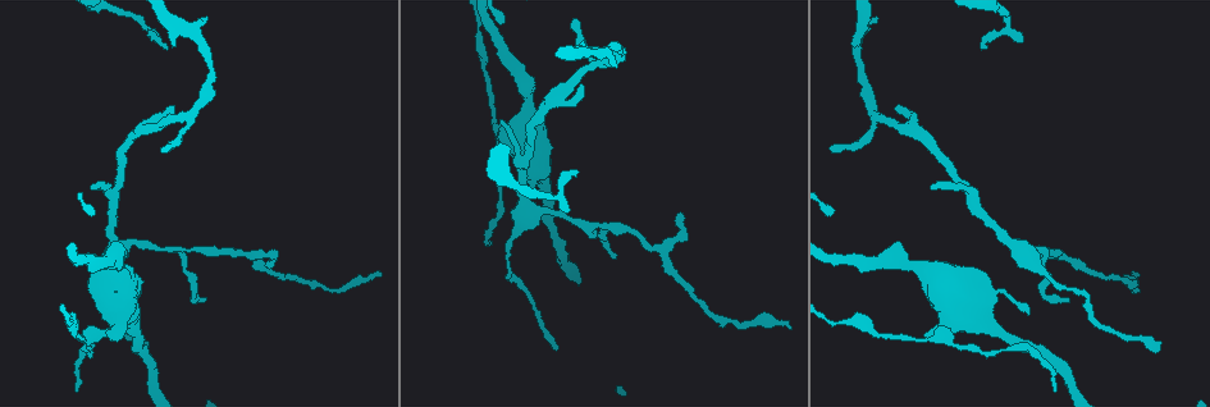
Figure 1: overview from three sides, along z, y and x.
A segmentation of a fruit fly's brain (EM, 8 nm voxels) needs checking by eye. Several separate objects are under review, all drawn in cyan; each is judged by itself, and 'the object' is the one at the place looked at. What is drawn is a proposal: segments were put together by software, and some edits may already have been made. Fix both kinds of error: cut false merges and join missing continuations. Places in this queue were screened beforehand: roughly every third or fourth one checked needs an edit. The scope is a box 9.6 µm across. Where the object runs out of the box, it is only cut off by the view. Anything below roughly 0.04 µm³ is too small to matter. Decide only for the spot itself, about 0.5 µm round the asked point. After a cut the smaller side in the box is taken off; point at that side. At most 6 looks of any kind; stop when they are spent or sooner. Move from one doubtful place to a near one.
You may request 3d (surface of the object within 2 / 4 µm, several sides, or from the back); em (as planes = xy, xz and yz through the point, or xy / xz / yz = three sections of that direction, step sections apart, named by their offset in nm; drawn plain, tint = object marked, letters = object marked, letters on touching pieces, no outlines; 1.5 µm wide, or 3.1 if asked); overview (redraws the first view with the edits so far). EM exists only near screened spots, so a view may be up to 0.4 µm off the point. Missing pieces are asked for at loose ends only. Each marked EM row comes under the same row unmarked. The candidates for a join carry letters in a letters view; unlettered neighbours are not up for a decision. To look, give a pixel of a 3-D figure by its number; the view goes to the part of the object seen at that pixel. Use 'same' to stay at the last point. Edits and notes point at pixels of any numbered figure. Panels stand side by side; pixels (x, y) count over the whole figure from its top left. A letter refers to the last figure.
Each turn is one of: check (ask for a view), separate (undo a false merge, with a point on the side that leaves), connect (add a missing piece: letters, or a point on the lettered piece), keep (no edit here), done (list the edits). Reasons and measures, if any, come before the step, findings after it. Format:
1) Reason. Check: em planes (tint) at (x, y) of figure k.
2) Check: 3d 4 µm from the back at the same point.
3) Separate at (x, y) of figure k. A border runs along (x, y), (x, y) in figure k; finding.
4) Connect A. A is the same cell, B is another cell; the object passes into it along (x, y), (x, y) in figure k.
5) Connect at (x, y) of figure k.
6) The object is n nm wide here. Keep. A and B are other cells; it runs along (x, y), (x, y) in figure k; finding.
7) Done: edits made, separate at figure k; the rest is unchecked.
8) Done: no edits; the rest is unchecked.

Tapers out. Check: 3d 2 µm at (272, 261) of figure 1.

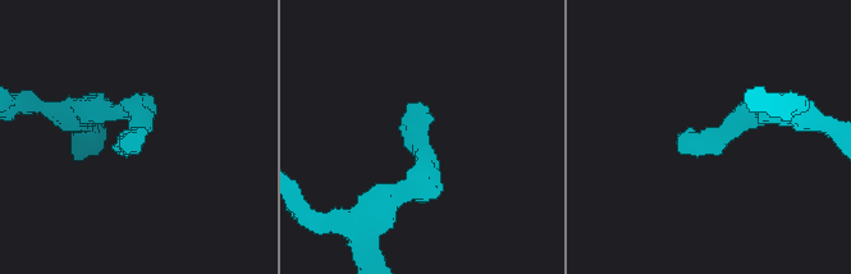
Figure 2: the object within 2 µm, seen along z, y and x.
Check: em planes (tint) at (680, 133) of figure 2.

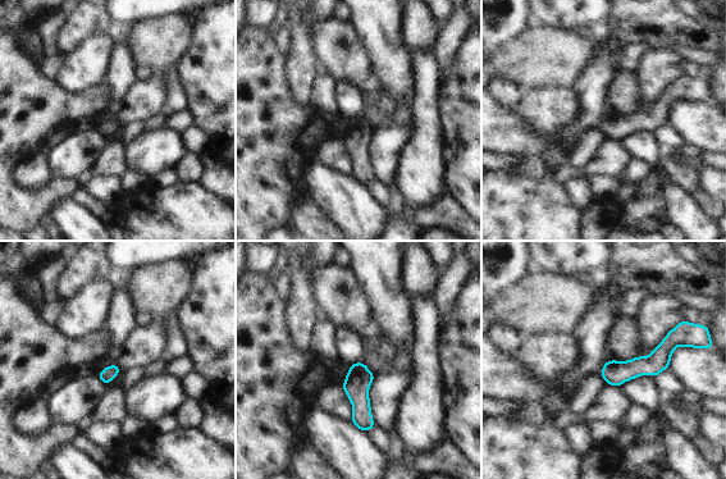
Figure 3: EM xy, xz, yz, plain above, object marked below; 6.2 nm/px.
What lies round it. Check: em planes (letters) at the same point.

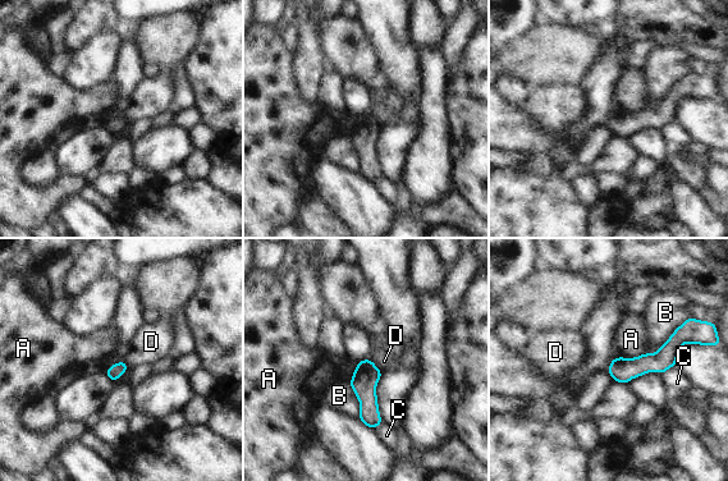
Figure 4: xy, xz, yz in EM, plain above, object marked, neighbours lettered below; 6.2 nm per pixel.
The object is 90 nm wide here. Keep. A, B, C and D are other cells; a border runs along (370, 358), (381, 372) in figure 4; none of them fits.

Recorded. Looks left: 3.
Branch stops here. Check: em planes (tint) at (568, 211) of figure 1.

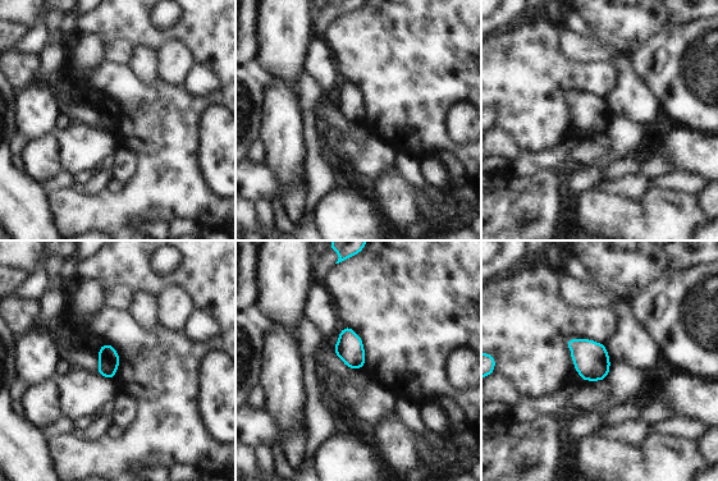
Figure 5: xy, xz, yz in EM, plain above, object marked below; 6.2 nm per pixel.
What lies round it. Check: em planes (letters) at the same point.

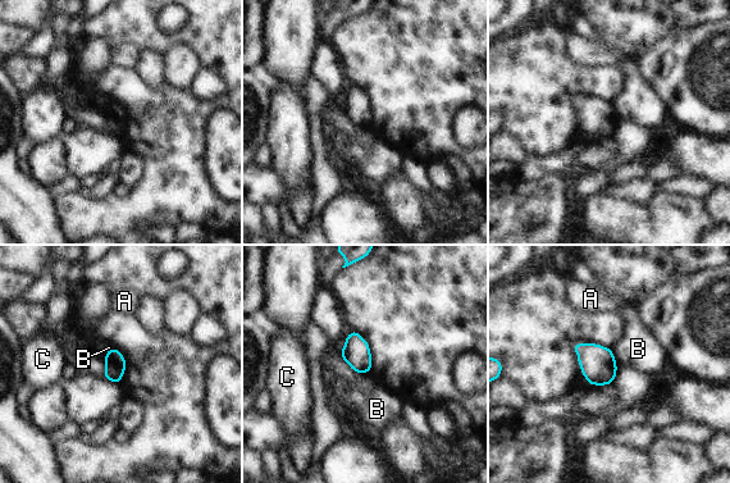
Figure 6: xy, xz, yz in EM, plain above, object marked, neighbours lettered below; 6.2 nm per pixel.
Keep. A, B and C are other cells; a border runs along (612, 351), (617, 365) in figure 6; no lettered piece goes on from it.

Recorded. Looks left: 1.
Done: no edits; the rest is unchecked.

